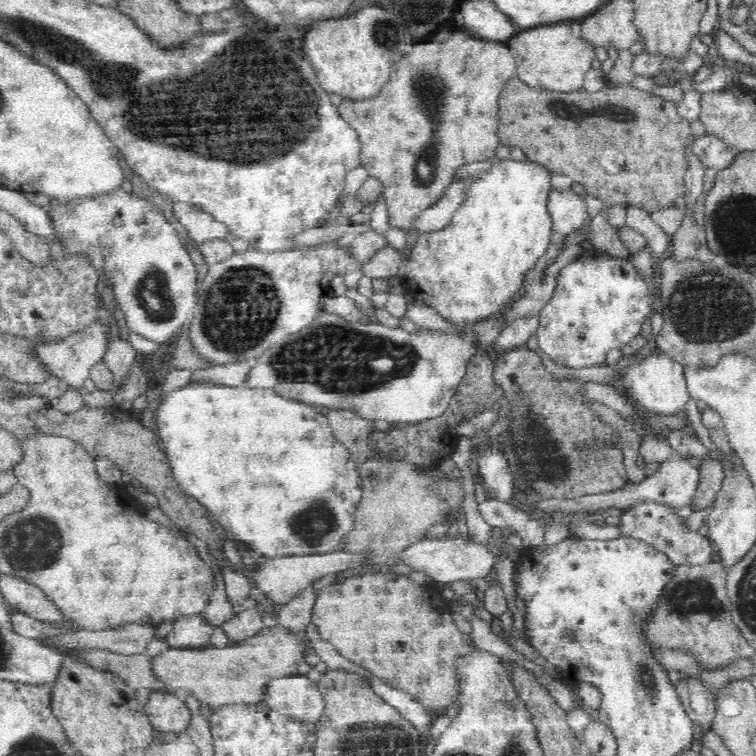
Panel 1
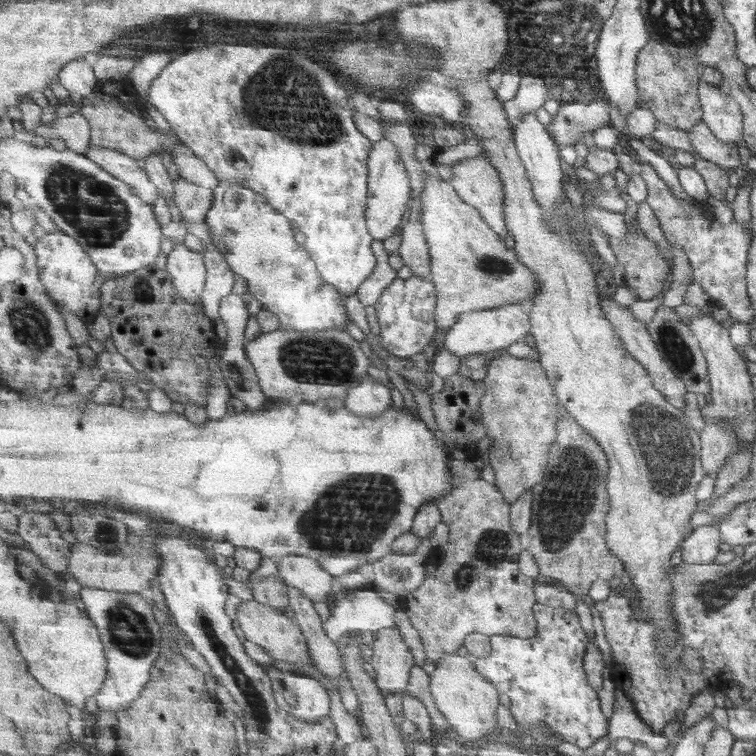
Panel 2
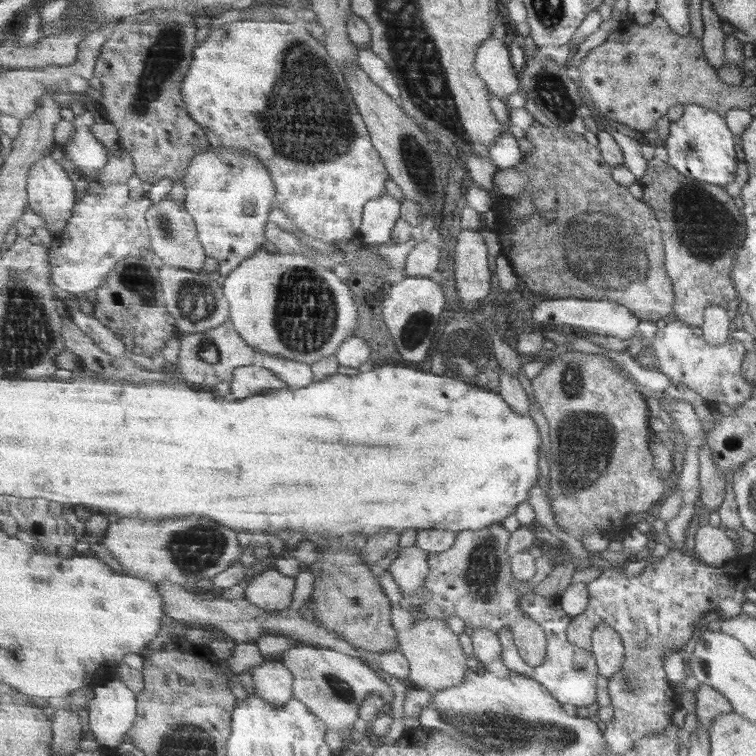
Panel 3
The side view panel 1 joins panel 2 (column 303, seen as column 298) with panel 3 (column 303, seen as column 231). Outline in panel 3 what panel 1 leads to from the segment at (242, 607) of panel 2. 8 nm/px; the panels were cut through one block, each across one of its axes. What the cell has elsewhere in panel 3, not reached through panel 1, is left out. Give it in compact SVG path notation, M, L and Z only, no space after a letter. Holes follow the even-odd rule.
M301 644L282 653L282 662L293 673L294 697L319 716L330 731L338 732L340 736L349 736L351 730L354 730L353 724L360 718L361 703L372 693L381 694L388 705L395 700L393 688L359 657L325 647Z

